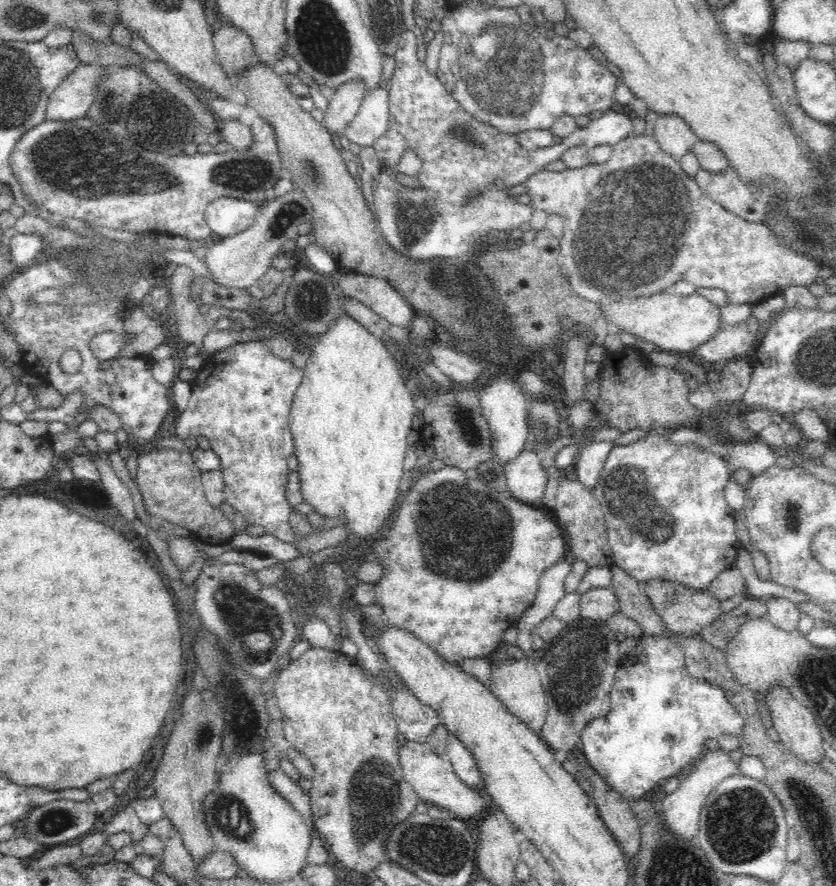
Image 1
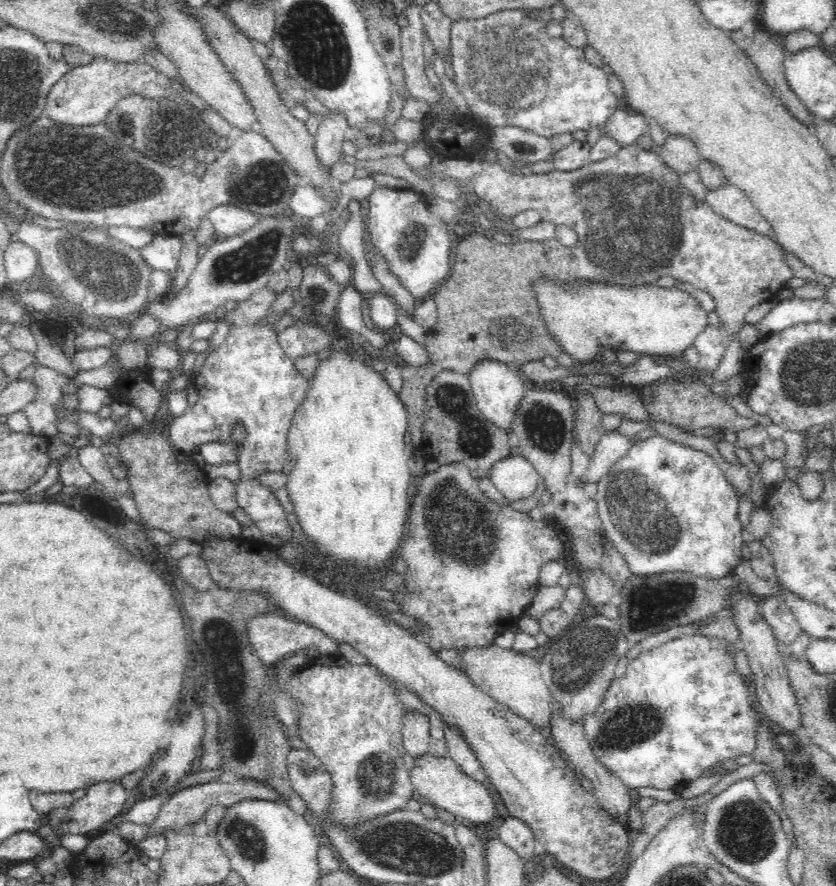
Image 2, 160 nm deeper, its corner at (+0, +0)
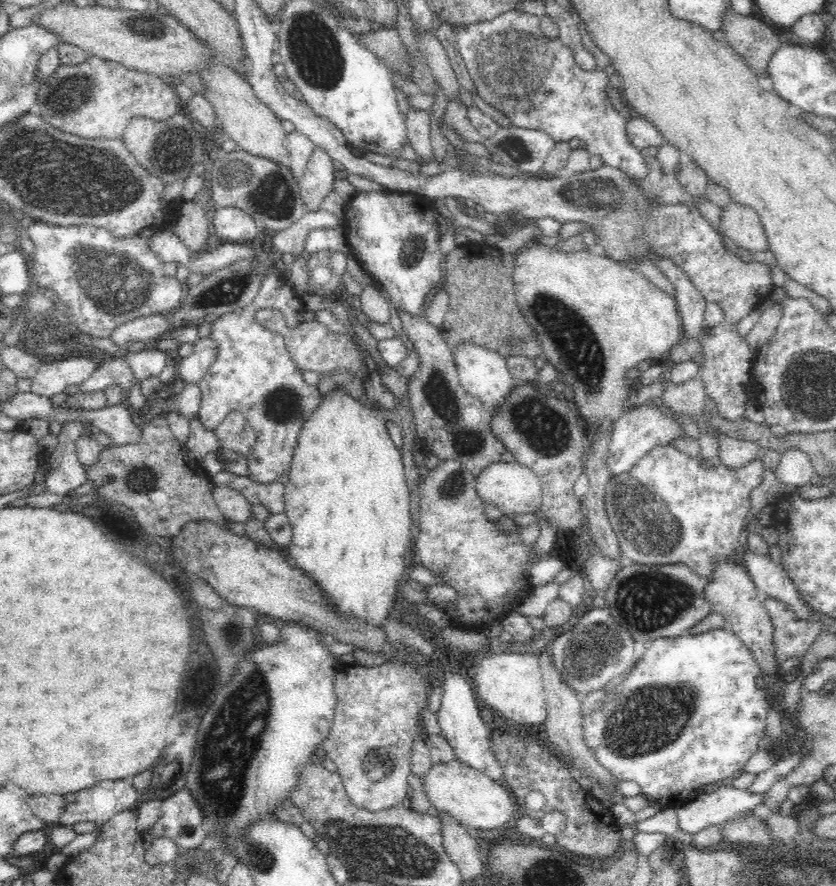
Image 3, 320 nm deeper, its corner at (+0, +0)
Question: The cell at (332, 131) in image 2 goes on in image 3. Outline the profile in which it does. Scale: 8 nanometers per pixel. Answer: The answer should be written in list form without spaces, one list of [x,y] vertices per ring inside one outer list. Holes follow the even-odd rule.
[[[316,146],[309,156],[304,179],[299,183],[301,199],[306,211],[319,211],[328,193],[333,190],[334,173],[331,156]]]

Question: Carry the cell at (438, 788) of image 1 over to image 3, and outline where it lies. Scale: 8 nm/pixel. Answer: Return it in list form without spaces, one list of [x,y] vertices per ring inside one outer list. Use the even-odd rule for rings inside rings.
[[[459,762],[433,764],[423,777],[430,806],[452,815],[465,829],[496,830],[509,827],[519,814],[519,806],[510,791],[482,772]]]

